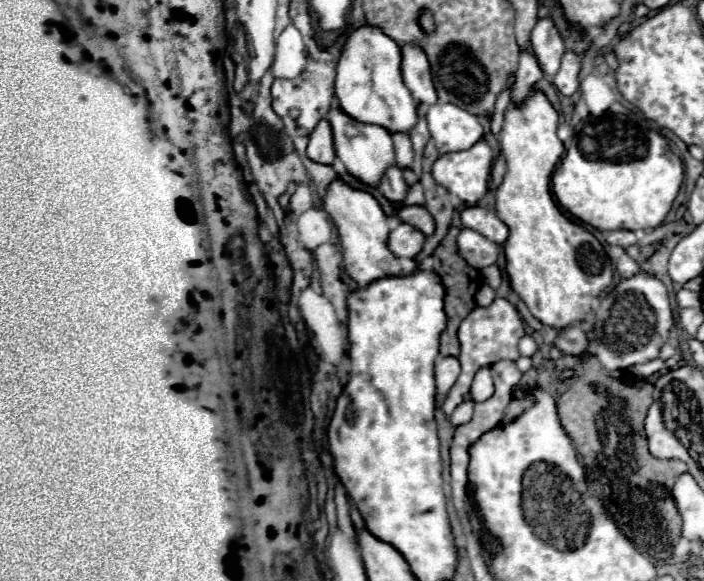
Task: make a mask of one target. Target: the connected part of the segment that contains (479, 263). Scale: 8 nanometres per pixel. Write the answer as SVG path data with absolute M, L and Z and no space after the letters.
M463 228L459 232L457 244L459 244L459 252L467 260L467 264L473 268L479 268L479 270L495 264L497 254L499 254L497 244L493 244L491 240L487 240L485 236L481 236L479 232L469 230L469 228Z

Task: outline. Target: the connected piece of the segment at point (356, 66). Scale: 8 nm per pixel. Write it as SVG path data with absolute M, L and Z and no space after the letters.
M363 24L347 36L337 62L335 96L351 118L379 124L389 132L409 132L417 122L417 104L401 76L401 46L373 24Z

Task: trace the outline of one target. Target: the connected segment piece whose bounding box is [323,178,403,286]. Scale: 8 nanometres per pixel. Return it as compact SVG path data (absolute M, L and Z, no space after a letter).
M335 178L325 194L323 200L325 212L331 216L331 220L337 226L341 248L343 248L343 264L349 276L359 284L367 286L373 280L393 276L393 274L403 274L399 258L395 258L389 248L387 248L387 238L391 232L391 222L381 210L377 198L365 190L357 190L343 182L341 178Z

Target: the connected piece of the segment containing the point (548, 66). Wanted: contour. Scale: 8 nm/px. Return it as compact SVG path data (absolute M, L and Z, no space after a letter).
M543 18L531 32L531 48L545 74L555 76L565 54L565 42L551 18Z

